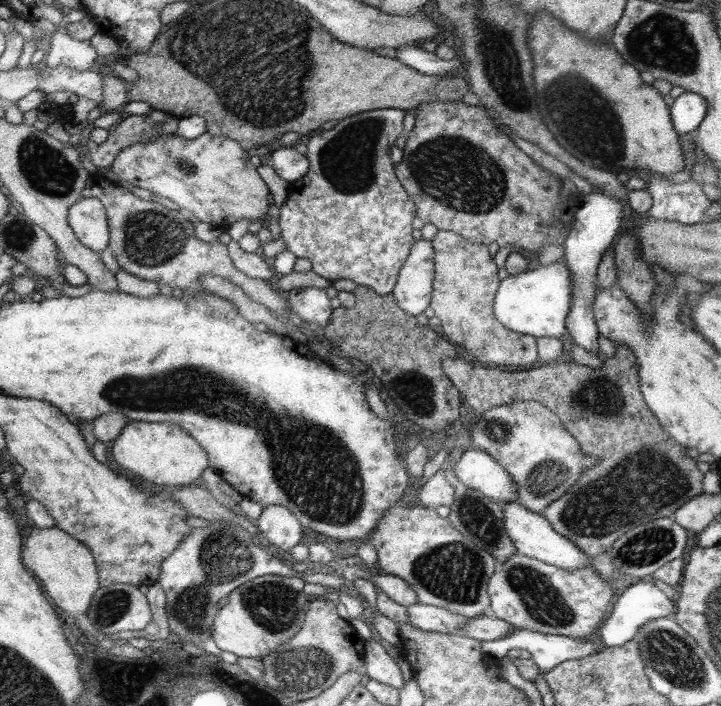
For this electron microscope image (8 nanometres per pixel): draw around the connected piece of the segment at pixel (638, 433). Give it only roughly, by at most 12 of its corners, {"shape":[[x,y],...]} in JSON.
{"shape":[[628,346],[602,368],[441,368],[476,412],[535,401],[600,457],[542,516],[588,557],[704,492]]}

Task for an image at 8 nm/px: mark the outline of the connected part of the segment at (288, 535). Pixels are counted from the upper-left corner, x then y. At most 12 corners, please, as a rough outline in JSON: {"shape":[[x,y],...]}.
{"shape":[[265,506],[263,540],[280,553],[302,538],[302,525],[285,506]]}

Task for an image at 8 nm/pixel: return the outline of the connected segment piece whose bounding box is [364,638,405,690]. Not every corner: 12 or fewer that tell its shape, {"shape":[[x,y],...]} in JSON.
{"shape":[[372,638],[364,642],[367,679],[398,690],[398,663]]}

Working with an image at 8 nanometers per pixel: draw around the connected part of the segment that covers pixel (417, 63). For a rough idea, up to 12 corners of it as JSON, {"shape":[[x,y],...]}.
{"shape":[[419,44],[396,48],[396,59],[427,75],[464,74],[458,56],[442,60]]}

